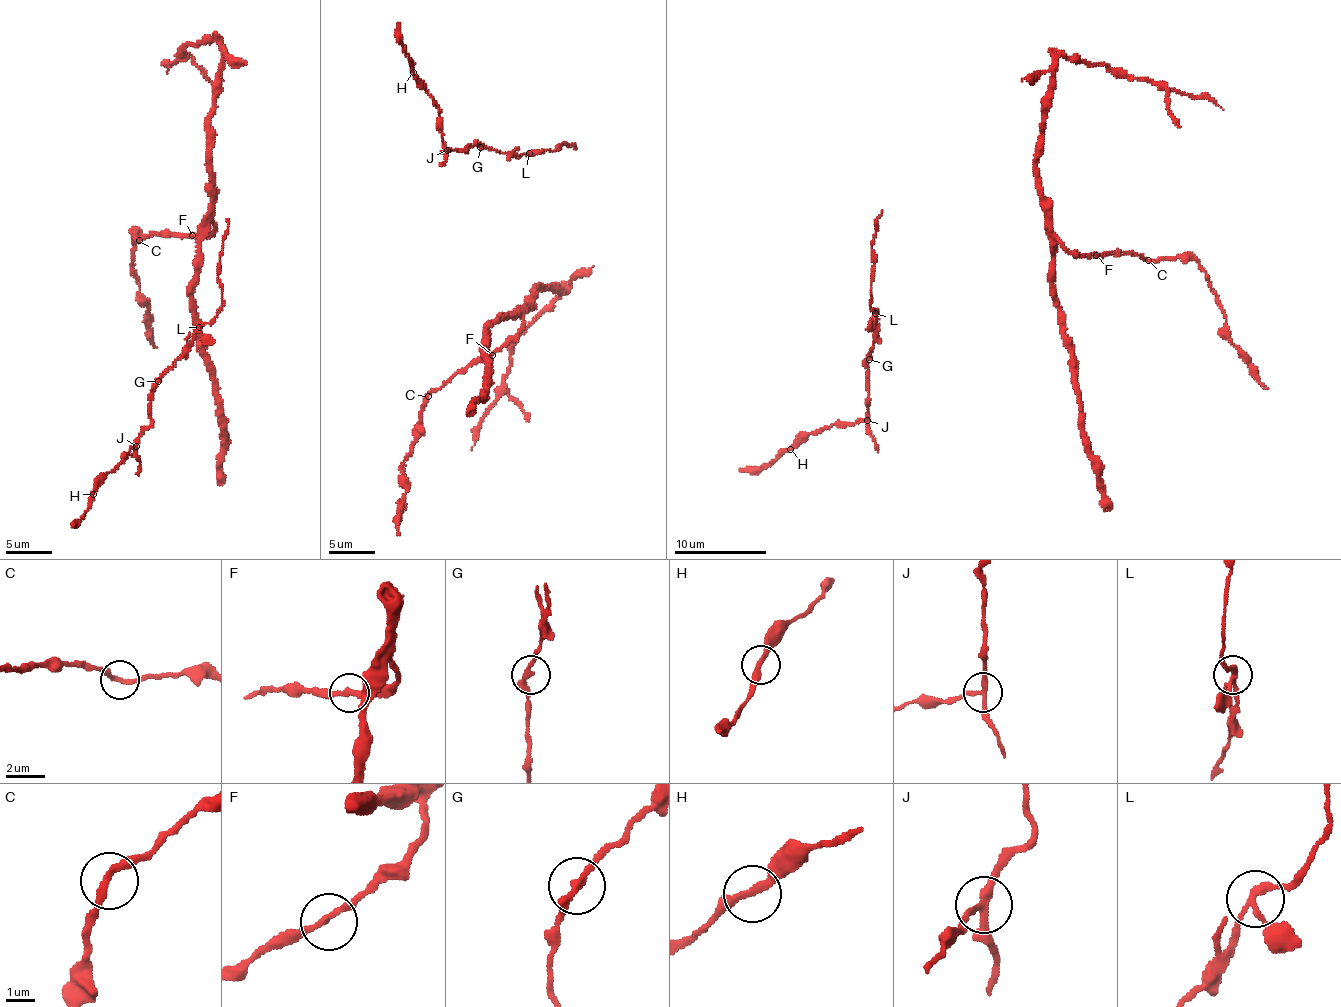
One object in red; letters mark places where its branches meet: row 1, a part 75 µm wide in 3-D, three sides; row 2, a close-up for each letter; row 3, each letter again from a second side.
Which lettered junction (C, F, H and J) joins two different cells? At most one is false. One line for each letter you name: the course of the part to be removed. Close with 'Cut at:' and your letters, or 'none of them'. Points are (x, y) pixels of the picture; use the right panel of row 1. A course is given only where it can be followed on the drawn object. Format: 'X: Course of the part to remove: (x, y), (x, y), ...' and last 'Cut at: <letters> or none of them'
J: Course of the part to remove: (866, 420), (867, 357), (877, 325), (871, 294), (874, 266), (871, 241), (882, 210)
Cut at: J

